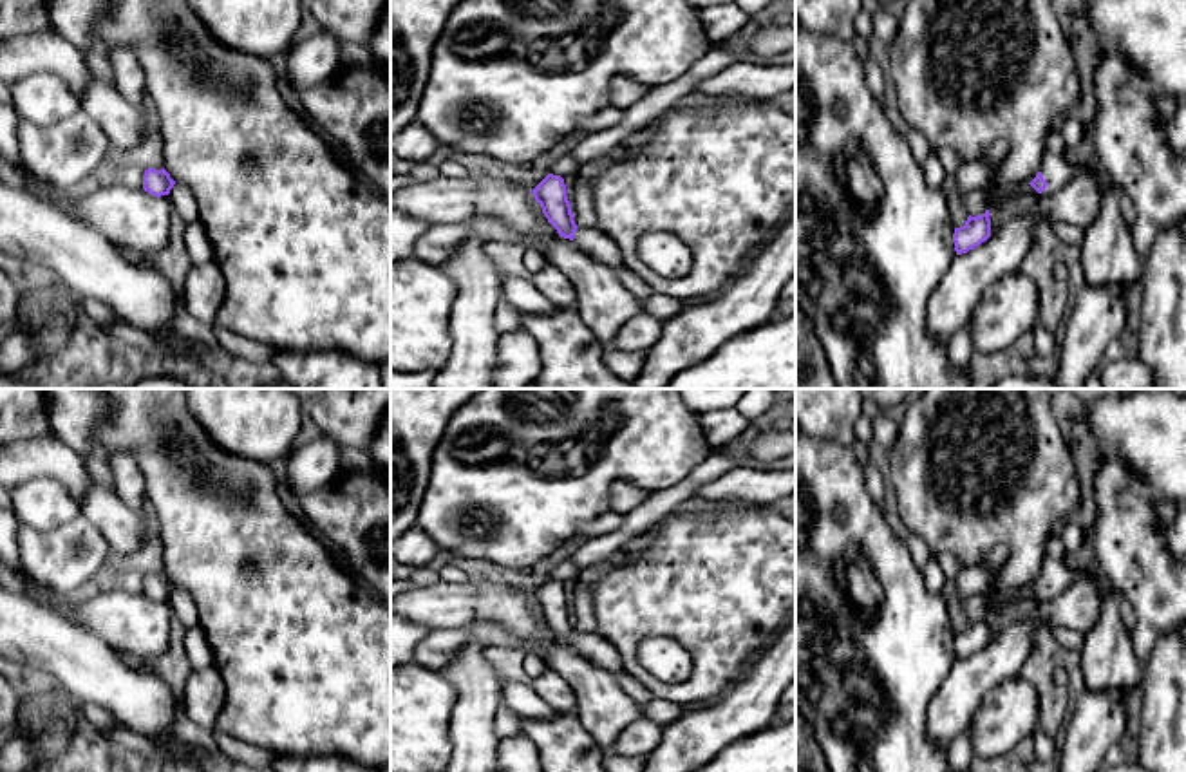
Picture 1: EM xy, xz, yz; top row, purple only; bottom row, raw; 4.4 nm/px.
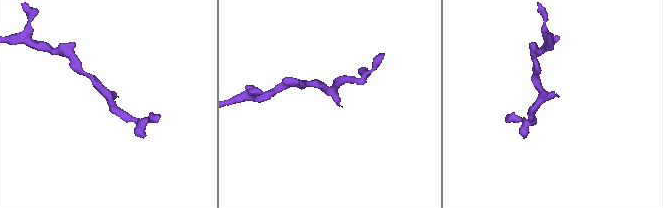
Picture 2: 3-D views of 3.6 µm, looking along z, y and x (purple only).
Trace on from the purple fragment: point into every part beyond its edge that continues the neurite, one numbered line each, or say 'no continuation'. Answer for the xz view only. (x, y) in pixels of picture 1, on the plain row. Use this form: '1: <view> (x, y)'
1: xz (592, 646)

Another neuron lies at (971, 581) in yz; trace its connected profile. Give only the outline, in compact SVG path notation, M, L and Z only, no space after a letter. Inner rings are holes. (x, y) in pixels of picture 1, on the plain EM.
M1000 544L993 548L982 564L962 570L955 579L956 595L967 602L973 595L985 595L993 588L993 579L1009 555L1009 548Z

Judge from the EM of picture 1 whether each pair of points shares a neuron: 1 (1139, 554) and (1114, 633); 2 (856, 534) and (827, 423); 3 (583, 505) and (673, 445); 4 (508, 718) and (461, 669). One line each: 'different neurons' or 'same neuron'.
1: different neurons
2: different neurons
3: same neuron
4: different neurons

